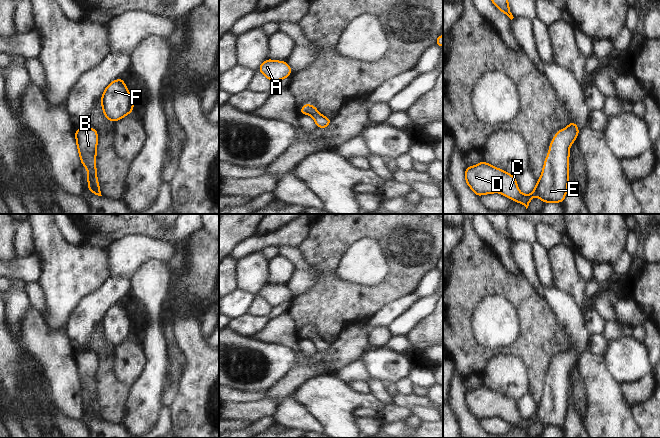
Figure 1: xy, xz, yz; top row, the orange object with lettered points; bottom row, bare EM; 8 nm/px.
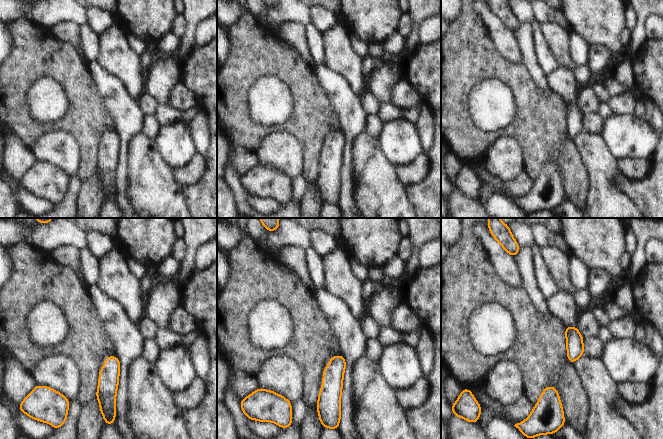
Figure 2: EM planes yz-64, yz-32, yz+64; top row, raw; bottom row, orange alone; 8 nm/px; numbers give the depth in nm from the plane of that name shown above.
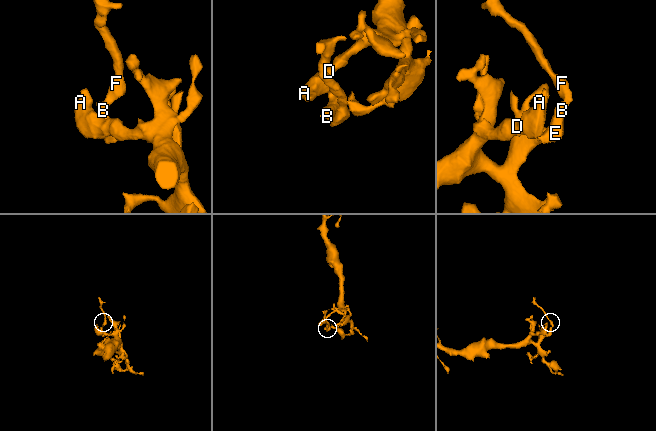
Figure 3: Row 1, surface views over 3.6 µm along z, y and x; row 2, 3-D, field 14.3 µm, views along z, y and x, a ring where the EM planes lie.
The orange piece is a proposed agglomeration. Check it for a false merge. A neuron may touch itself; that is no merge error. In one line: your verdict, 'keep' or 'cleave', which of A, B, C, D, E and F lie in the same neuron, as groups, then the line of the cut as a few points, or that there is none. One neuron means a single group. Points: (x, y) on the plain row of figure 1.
keep; A B C D E F; no cut

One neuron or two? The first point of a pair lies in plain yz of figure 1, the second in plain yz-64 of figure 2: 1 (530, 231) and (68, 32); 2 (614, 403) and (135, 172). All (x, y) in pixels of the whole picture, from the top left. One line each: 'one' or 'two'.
1: two
2: one

